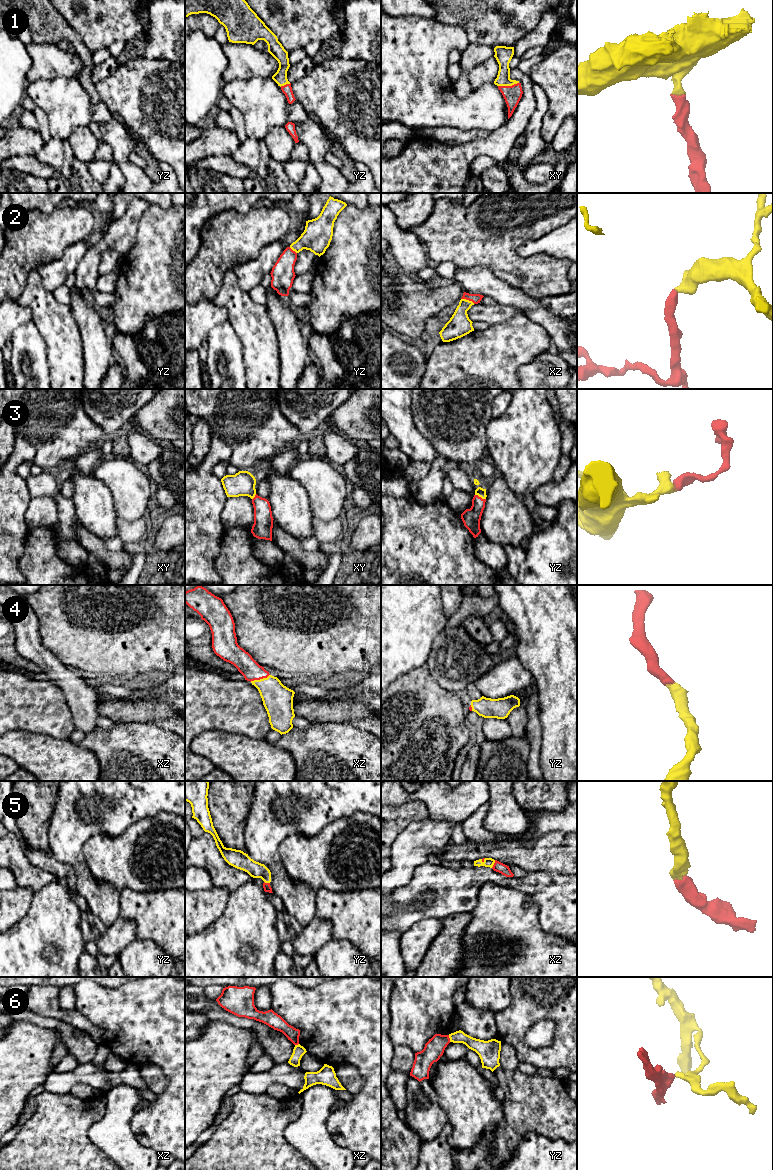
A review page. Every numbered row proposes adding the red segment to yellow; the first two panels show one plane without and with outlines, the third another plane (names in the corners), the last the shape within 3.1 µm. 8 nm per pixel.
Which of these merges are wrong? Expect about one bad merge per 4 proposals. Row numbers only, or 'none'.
6

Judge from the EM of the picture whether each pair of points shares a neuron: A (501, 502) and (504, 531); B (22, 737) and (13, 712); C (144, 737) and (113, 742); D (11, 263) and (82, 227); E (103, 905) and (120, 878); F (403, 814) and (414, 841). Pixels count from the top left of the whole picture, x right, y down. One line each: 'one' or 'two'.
A: one
B: two
C: one
D: one
E: two
F: two

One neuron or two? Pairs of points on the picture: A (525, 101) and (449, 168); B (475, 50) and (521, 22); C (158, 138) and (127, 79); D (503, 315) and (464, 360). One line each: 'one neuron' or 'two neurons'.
A: one neuron
B: two neurons
C: one neuron
D: two neurons

